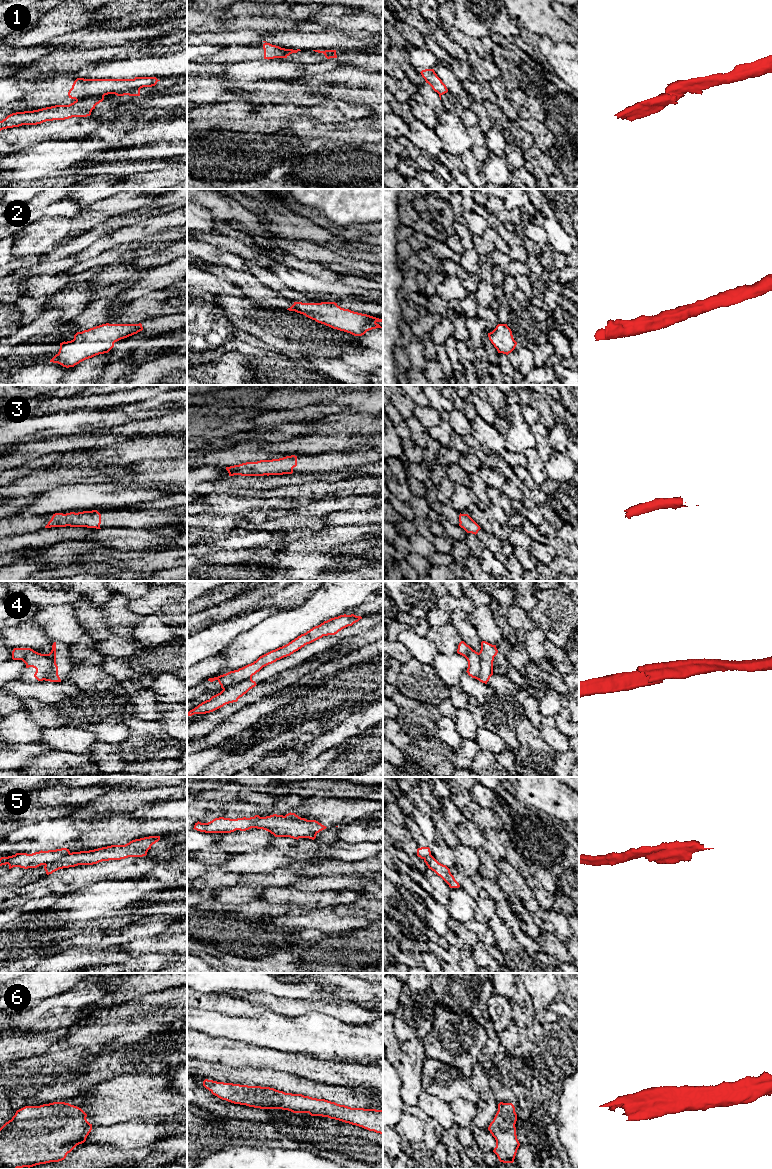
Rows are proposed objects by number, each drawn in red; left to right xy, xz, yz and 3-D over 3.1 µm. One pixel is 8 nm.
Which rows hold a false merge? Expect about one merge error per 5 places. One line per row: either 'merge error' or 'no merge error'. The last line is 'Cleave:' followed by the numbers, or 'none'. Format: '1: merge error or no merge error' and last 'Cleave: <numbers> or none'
1: merge error
2: no merge error
3: no merge error
4: merge error
5: merge error
6: no merge error
Cleave: 1, 4, 5

